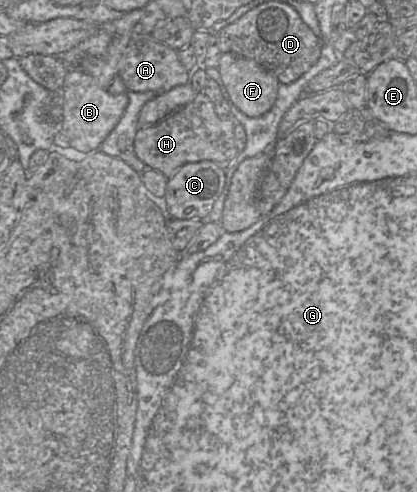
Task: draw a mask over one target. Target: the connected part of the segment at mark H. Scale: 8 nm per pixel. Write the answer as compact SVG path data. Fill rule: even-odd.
M200 92L191 103L157 124L138 129L134 152L148 169L158 171L168 179L187 163L212 161L225 169L239 154L234 140L235 122L232 115L220 118L215 112L215 104Z

